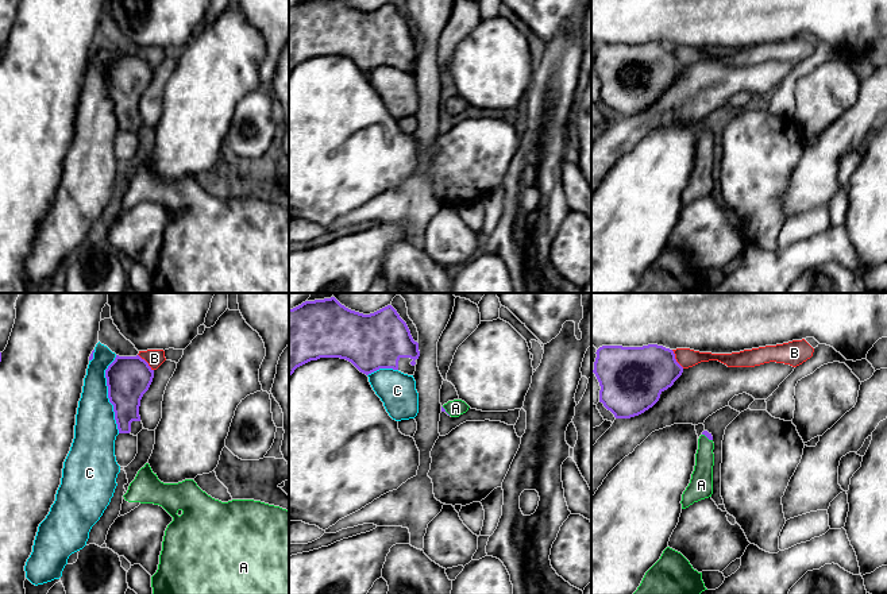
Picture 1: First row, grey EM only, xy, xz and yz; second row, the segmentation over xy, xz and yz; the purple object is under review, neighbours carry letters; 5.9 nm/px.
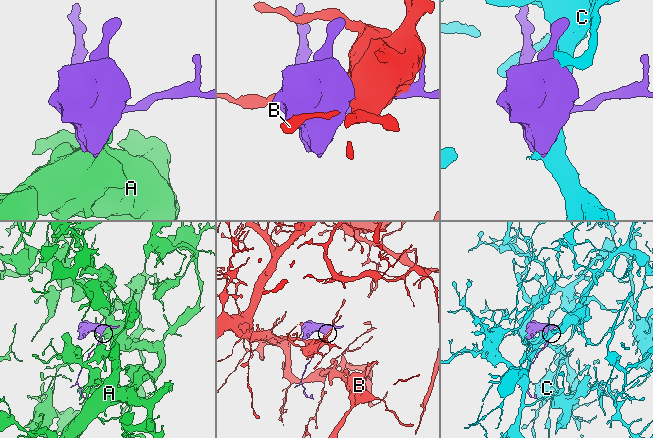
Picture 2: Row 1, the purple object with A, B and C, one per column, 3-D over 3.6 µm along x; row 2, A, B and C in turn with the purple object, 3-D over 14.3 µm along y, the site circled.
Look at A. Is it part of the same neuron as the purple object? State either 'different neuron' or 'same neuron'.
same neuron

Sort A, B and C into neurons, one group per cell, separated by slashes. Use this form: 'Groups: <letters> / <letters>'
Groups: A / B / C

